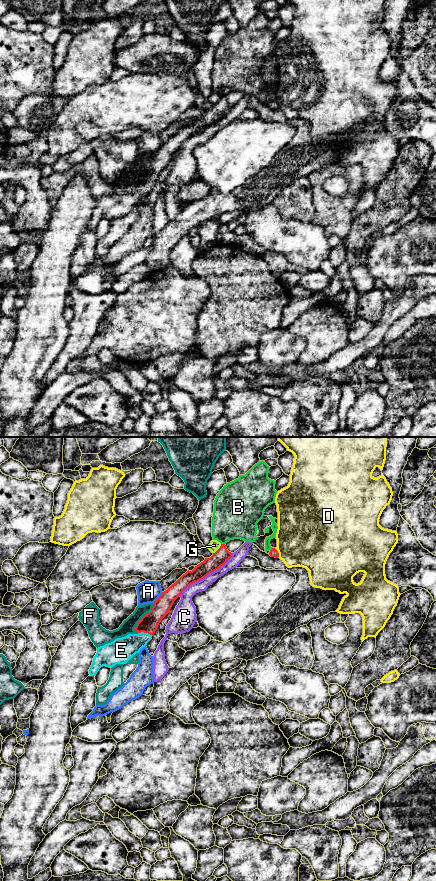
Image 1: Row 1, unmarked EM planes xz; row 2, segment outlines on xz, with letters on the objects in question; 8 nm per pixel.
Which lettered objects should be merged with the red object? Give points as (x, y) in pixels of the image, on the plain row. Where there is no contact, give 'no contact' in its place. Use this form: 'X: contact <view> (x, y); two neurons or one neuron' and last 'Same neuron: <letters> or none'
A: contact xz (159, 149); two neurons
B: contact xz (223, 96); two neurons
C: contact xz (206, 127); two neurons
D: contact xz (278, 105); two neurons
E: contact xz (145, 184); one neuron
F: contact xz (142, 169); two neurons
G: contact xz (218, 101); two neurons
Same neuron: E

